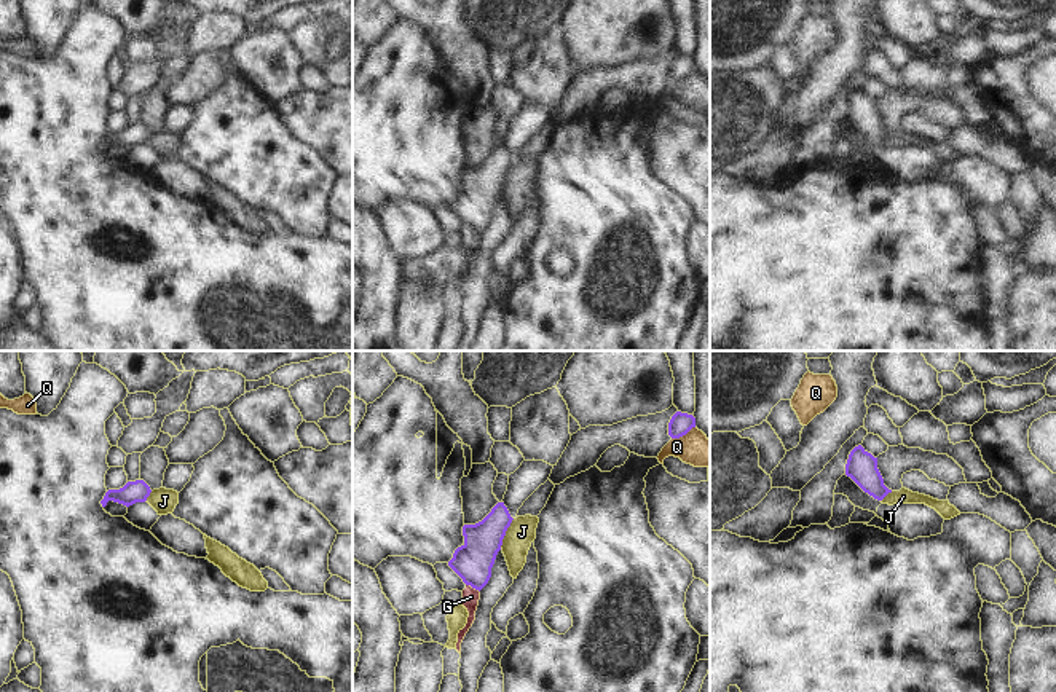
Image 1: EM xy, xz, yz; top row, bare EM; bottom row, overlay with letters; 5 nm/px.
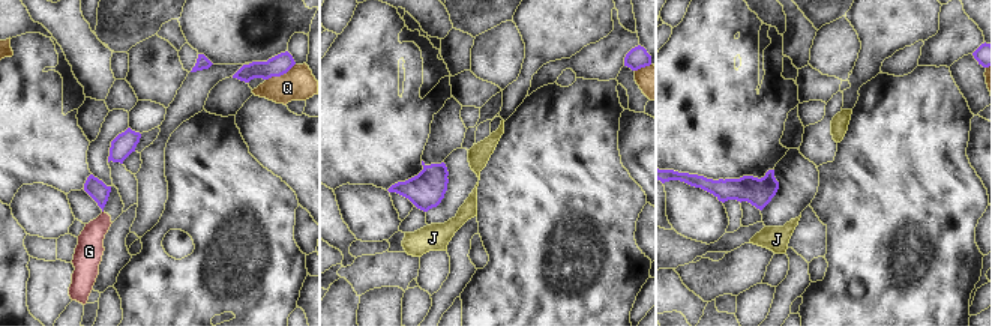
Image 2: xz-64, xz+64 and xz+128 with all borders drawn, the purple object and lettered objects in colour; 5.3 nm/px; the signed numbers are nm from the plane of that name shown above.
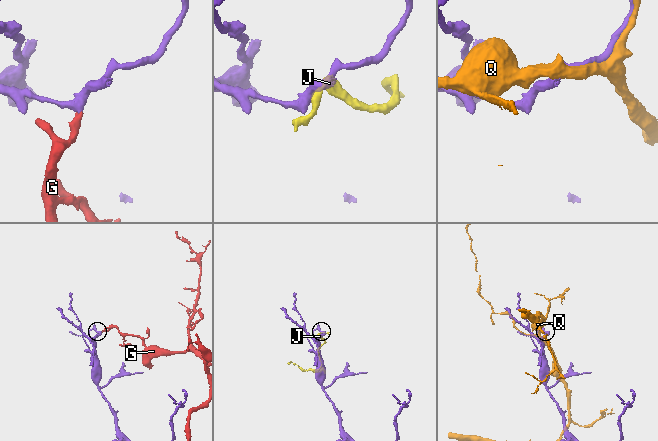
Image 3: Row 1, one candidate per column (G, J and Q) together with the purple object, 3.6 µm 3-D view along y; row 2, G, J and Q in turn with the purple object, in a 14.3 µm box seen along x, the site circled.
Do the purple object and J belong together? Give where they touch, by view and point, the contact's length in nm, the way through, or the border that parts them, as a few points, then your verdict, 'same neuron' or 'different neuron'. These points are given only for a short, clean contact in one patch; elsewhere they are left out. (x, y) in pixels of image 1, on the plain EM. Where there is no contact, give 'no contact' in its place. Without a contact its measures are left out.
xz (504, 176) | 170 nm | along xz (514, 161), (500, 190) | different neuron

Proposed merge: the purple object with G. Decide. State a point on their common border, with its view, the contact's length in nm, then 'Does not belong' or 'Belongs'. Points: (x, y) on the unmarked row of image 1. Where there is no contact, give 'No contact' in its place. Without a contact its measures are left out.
Touches purple at xz (472, 230). Shared border 80 nm. Does not belong

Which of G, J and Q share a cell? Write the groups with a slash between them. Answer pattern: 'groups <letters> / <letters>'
groups G / J / Q

